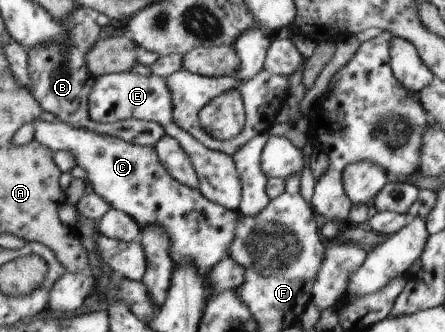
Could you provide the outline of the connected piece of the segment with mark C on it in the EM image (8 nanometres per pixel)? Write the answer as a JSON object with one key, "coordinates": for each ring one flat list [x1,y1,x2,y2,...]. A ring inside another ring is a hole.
{"coordinates":[[47,116,35,120,33,128,32,140,53,152,69,150,75,156,78,166,86,171,90,189,105,198,113,209,133,216,142,229,147,226,165,228,173,242,171,258,176,265,195,264,206,282,207,276,213,272,211,268,229,257,235,230,243,214,211,202,200,188,191,188,177,180,160,160,156,147,129,144,121,138,75,128,61,119]]}

